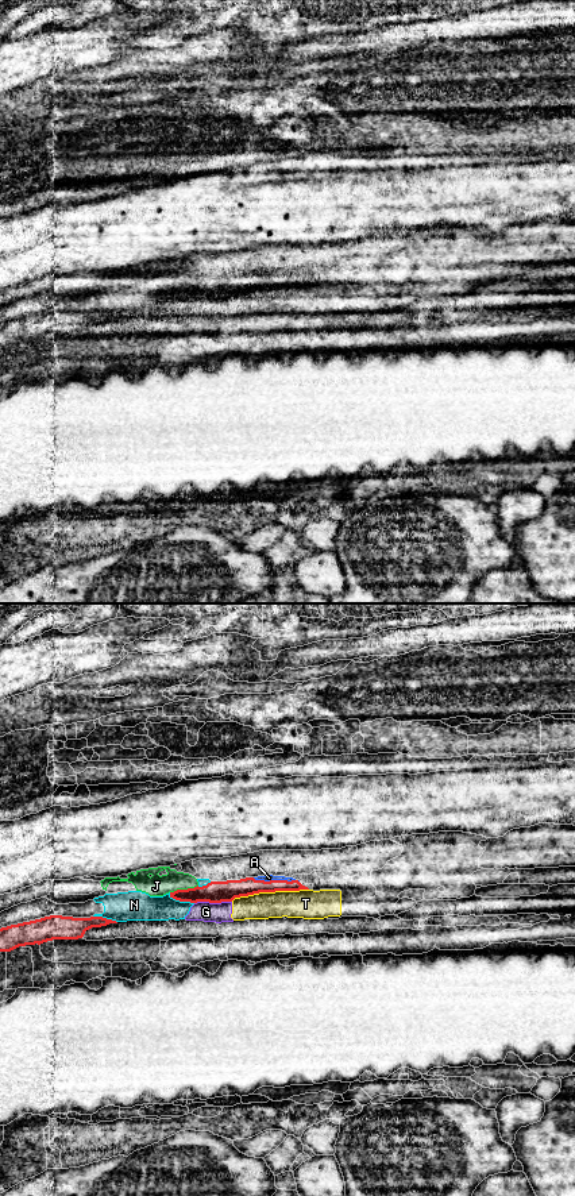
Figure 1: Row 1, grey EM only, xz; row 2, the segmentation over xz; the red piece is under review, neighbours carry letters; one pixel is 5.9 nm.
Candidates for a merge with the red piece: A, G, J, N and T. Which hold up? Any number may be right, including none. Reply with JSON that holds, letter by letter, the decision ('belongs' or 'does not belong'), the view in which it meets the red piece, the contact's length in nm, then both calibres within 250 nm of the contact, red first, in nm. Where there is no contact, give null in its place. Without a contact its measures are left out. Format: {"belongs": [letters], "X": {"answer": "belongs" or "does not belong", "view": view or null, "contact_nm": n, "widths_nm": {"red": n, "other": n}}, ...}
{"belongs": [], "A": {"answer": "does not belong", "view": "xz", "contact_nm": 260, "widths_nm": {"red": 110, "other": 40}}, "G": {"answer": "does not belong", "view": "xz", "contact_nm": 220, "widths_nm": {"red": 130, "other": 120}}, "J": {"answer": "does not belong", "view": "xz", "contact_nm": 180, "widths_nm": {"red": 130, "other": 130}}, "N": {"answer": "does not belong", "view": "xz", "contact_nm": 170, "widths_nm": {"red": 130, "other": 170}}, "T": {"answer": "does not belong", "view": "xz", "contact_nm": 460, "widths_nm": {"red": 120, "other": 180}}}

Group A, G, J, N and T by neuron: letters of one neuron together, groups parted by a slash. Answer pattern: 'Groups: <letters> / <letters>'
Groups: A G J N T

